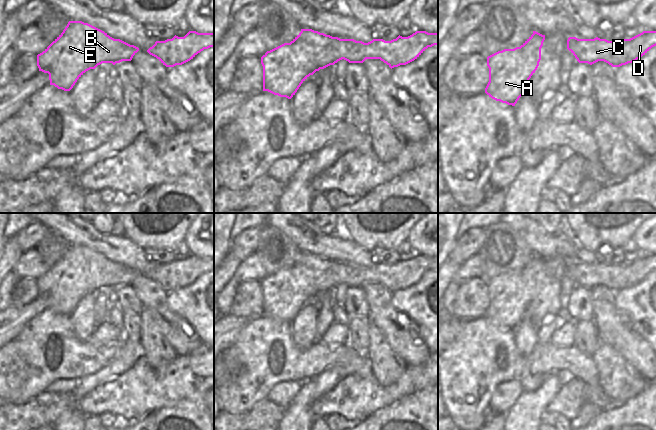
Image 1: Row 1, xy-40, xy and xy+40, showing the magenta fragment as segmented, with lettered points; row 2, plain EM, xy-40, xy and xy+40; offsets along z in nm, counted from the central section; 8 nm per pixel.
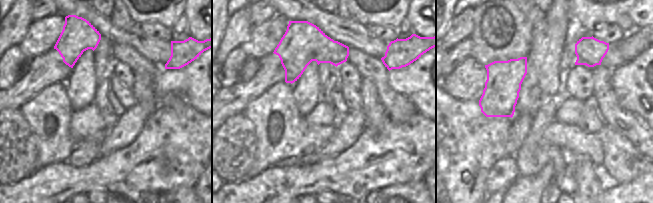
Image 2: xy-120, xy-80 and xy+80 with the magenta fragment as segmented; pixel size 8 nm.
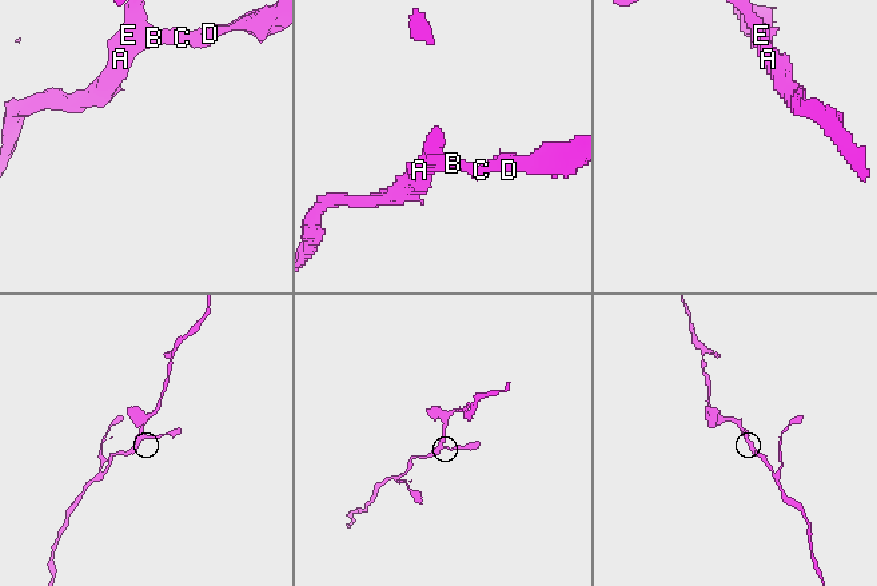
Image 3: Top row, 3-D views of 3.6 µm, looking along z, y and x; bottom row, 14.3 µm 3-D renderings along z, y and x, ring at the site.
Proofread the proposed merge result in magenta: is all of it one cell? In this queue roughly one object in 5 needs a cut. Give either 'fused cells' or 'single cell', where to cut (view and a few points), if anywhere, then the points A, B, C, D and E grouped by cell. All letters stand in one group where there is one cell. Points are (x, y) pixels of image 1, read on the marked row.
single cell; cut none; groups A B C D E

